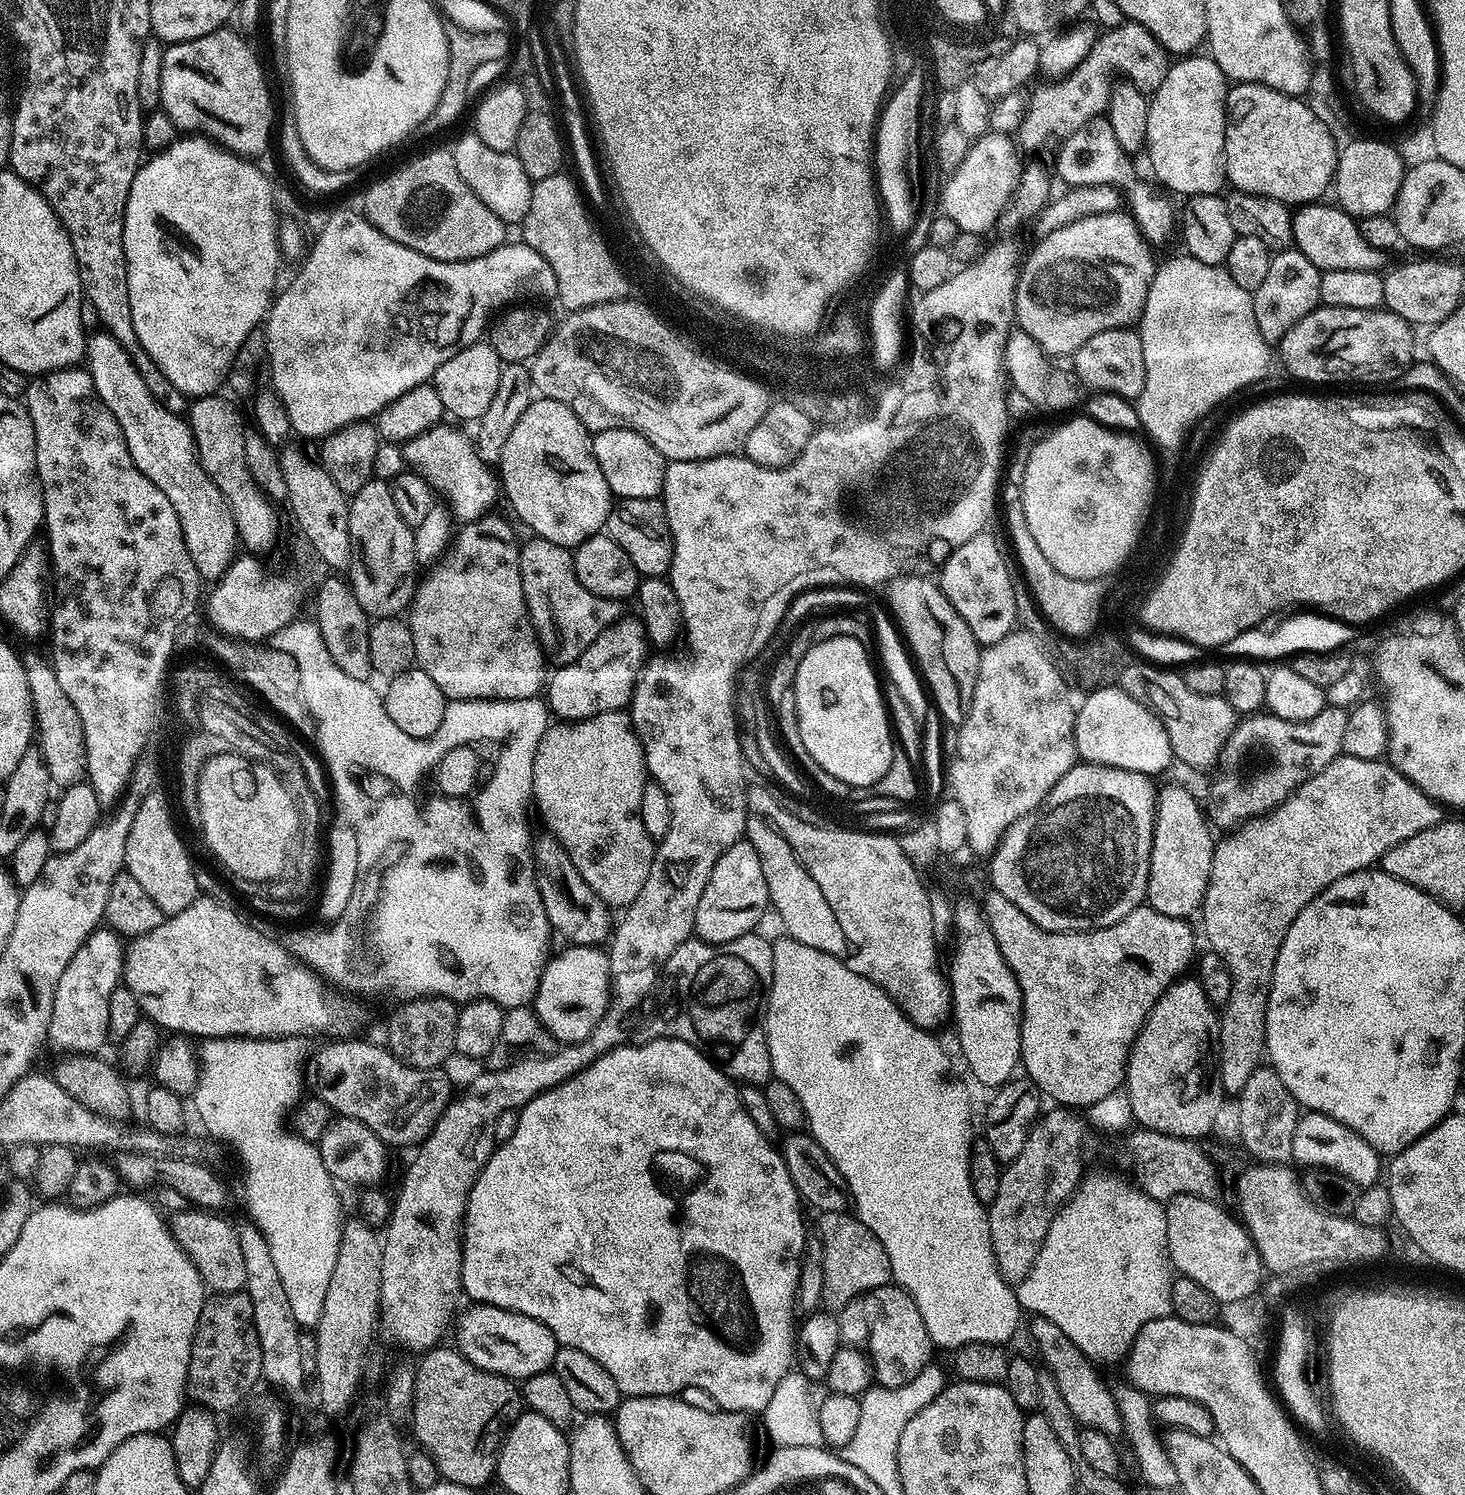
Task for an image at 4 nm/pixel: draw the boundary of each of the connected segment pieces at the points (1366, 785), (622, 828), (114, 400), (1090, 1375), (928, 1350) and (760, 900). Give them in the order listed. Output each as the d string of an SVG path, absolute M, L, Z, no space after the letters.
M1343 754L1330 761L1318 774L1314 774L1306 783L1300 784L1296 790L1284 799L1277 808L1271 812L1264 813L1263 816L1253 816L1251 820L1245 820L1235 830L1229 831L1224 841L1216 844L1216 849L1212 855L1212 865L1210 866L1210 878L1208 879L1208 889L1204 895L1202 913L1204 912L1204 936L1208 939L1207 947L1222 958L1222 962L1230 970L1230 998L1226 1006L1219 1013L1220 1035L1218 1037L1218 1067L1220 1070L1220 1084L1224 1087L1225 1093L1238 1094L1242 1086L1246 1086L1246 1078L1254 1074L1256 1068L1261 1067L1262 1061L1266 1056L1264 1043L1266 1042L1266 1006L1270 998L1270 982L1274 978L1274 962L1278 958L1278 950L1282 946L1282 938L1286 938L1286 930L1302 914L1302 910L1322 890L1326 890L1335 880L1342 878L1346 874L1354 874L1371 869L1386 854L1386 850L1393 848L1398 842L1406 838L1414 838L1414 834L1422 834L1430 826L1439 824L1442 819L1441 805L1433 802L1424 792L1418 790L1416 786L1402 775L1397 768L1383 759L1363 760L1353 756Z
M627 711L603 712L594 718L585 720L574 720L571 722L556 722L547 728L542 734L542 738L536 747L534 762L532 763L532 800L534 808L540 811L540 816L544 819L544 824L549 833L555 836L556 841L564 847L566 854L570 854L570 862L578 868L582 878L590 884L595 894L602 898L602 902L608 904L612 910L623 910L629 908L638 898L638 893L642 891L642 885L650 875L652 859L656 856L656 844L650 834L646 834L646 826L642 826L642 790L650 783L648 767L644 761L644 746L641 744L638 734L632 725L631 715Z
M96 330L96 333L89 335L86 340L86 370L94 378L94 390L98 390L98 398L106 402L110 414L118 418L118 426L122 426L122 434L126 438L126 446L130 450L130 458L134 458L134 466L170 498L170 506L174 506L174 514L178 516L182 538L186 544L186 550L198 570L201 581L215 582L224 575L224 571L232 565L232 561L238 555L238 537L236 535L236 523L228 509L228 503L224 501L224 496L220 488L206 474L206 470L200 465L200 456L196 452L196 443L192 437L192 428L184 416L170 414L150 394L150 386L142 382L134 362L118 346L118 342L107 330Z
M1032 1316L1029 1321L1028 1332L1032 1335L1032 1344L1036 1347L1037 1354L1044 1359L1043 1367L1051 1371L1057 1380L1058 1390L1077 1423L1099 1432L1119 1433L1121 1427L1116 1397L1113 1389L1104 1388L1103 1382L1092 1369L1095 1368L1093 1363L1082 1354L1082 1350L1078 1350L1078 1346L1074 1346L1074 1342L1070 1342L1070 1338L1066 1338L1066 1333L1060 1327L1050 1322L1050 1318Z
M883 1284L874 1295L878 1302L878 1319L870 1329L866 1352L872 1361L875 1383L881 1388L906 1386L906 1382L911 1382L919 1372L926 1370L928 1364L933 1363L932 1335L930 1330L926 1330L926 1322L914 1298L899 1284Z
M741 838L710 870L710 882L706 882L706 890L702 890L702 898L698 902L698 914L696 915L695 935L706 944L725 944L734 938L742 938L753 931L756 923L764 916L764 911L769 911L768 887L766 886L766 874L762 874L762 862L754 850L754 846L746 838Z

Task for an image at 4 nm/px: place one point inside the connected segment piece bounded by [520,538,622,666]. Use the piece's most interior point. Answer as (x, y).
(566, 617)

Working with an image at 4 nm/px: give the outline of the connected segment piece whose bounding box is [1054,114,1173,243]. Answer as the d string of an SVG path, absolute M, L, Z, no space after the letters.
M1101 114L1087 119L1078 130L1069 133L1061 144L1063 145L1058 152L1056 164L1054 163L1054 172L1059 179L1061 177L1064 180L1065 185L1114 185L1122 189L1129 213L1149 243L1153 238L1171 231L1173 225L1169 202L1146 181L1138 178L1131 162L1133 159L1118 145L1118 138L1115 137L1107 115Z

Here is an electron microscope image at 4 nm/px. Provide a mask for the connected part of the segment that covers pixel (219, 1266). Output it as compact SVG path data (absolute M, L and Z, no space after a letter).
M187 1210L171 1213L167 1226L177 1246L188 1255L190 1262L194 1262L209 1293L238 1292L245 1287L245 1259L233 1221L223 1220L212 1210Z

